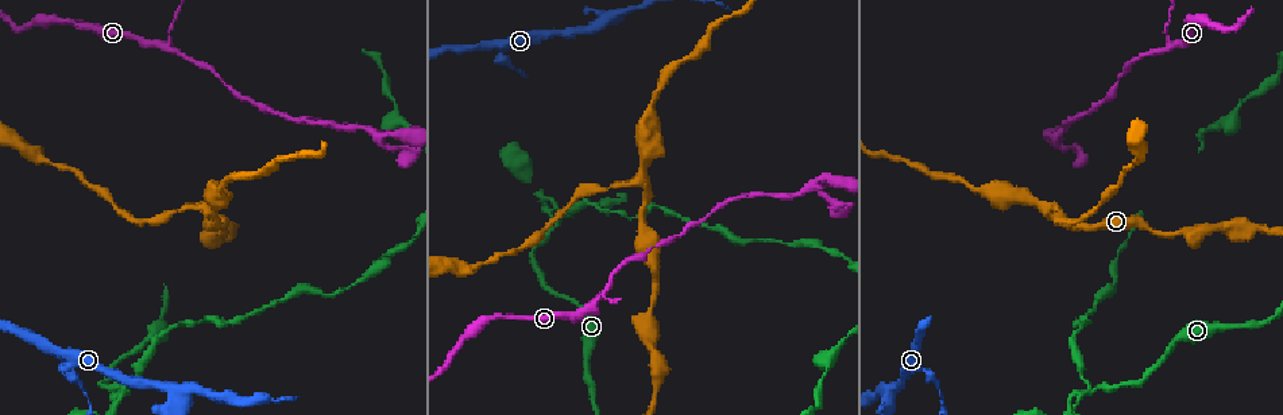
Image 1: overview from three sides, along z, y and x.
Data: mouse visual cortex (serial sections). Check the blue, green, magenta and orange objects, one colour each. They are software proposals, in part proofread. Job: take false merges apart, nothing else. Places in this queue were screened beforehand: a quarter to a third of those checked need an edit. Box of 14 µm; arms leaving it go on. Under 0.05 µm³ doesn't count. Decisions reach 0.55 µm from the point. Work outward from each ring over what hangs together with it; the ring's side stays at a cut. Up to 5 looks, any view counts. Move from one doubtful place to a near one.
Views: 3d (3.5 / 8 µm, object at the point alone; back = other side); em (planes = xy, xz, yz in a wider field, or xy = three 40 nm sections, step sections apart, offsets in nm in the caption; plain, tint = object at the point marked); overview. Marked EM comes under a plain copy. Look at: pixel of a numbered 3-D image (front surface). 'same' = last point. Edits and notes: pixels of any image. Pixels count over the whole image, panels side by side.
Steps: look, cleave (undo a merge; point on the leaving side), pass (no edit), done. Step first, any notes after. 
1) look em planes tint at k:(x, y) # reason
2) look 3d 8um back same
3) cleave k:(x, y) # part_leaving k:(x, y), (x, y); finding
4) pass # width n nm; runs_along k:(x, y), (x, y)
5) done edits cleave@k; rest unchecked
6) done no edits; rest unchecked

look 3d 3.5um at 1:(608, 20) # looks like a crossing

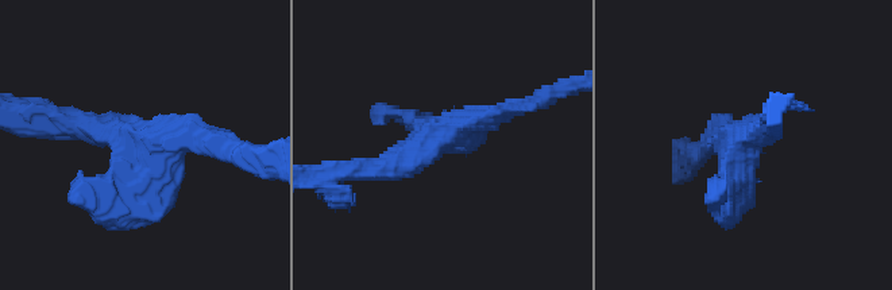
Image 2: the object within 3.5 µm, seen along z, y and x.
look em xy step 5 tint at 2:(134, 158)

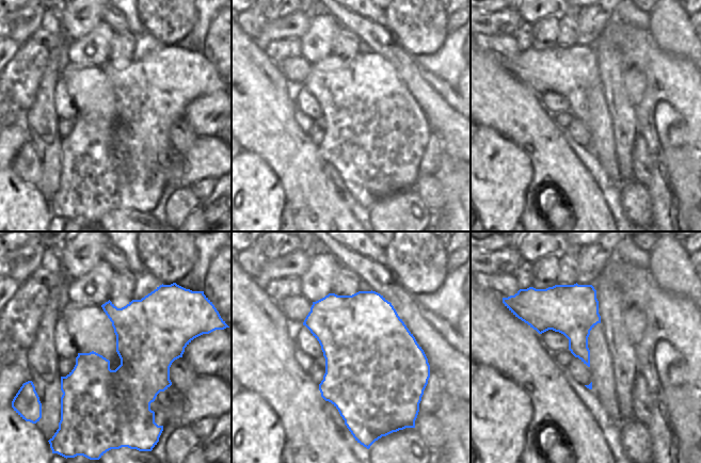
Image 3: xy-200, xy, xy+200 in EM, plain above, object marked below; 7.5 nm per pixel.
pass # all the same cell

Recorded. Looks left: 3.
look 3d 3.5um at 1:(560, 225) # a fork

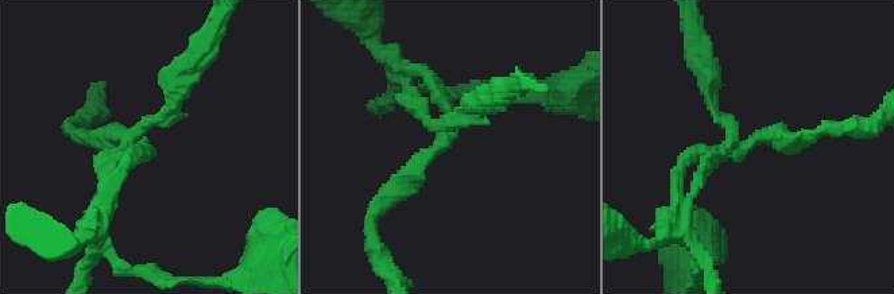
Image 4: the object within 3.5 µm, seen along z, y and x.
look em planes tint at 4:(448, 134)

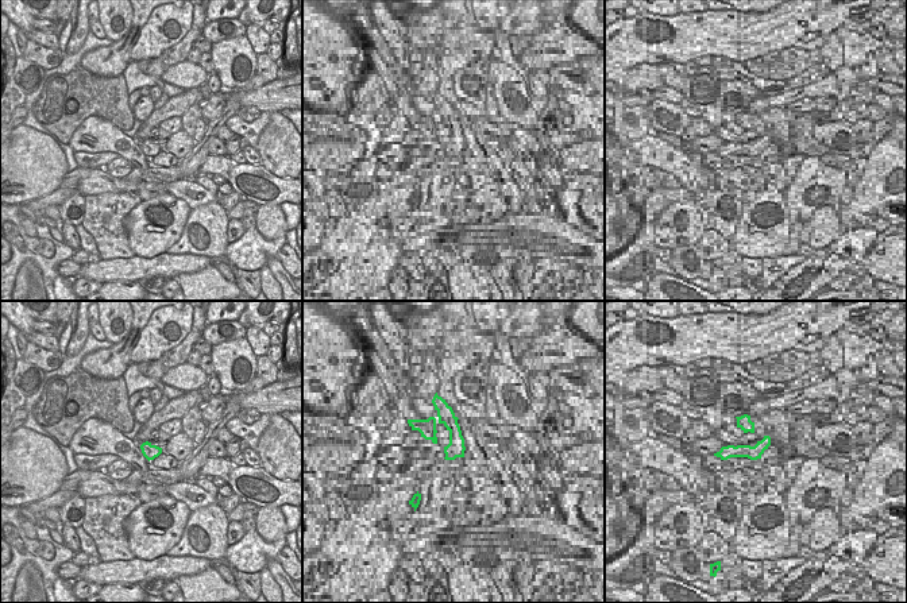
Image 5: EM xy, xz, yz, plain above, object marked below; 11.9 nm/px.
cleave 4:(473, 119) # part_leaving 4:(436, 130), (478, 103), (503, 92); a second cell is stuck on

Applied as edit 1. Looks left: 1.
done edits cleave@4; rest unchecked

